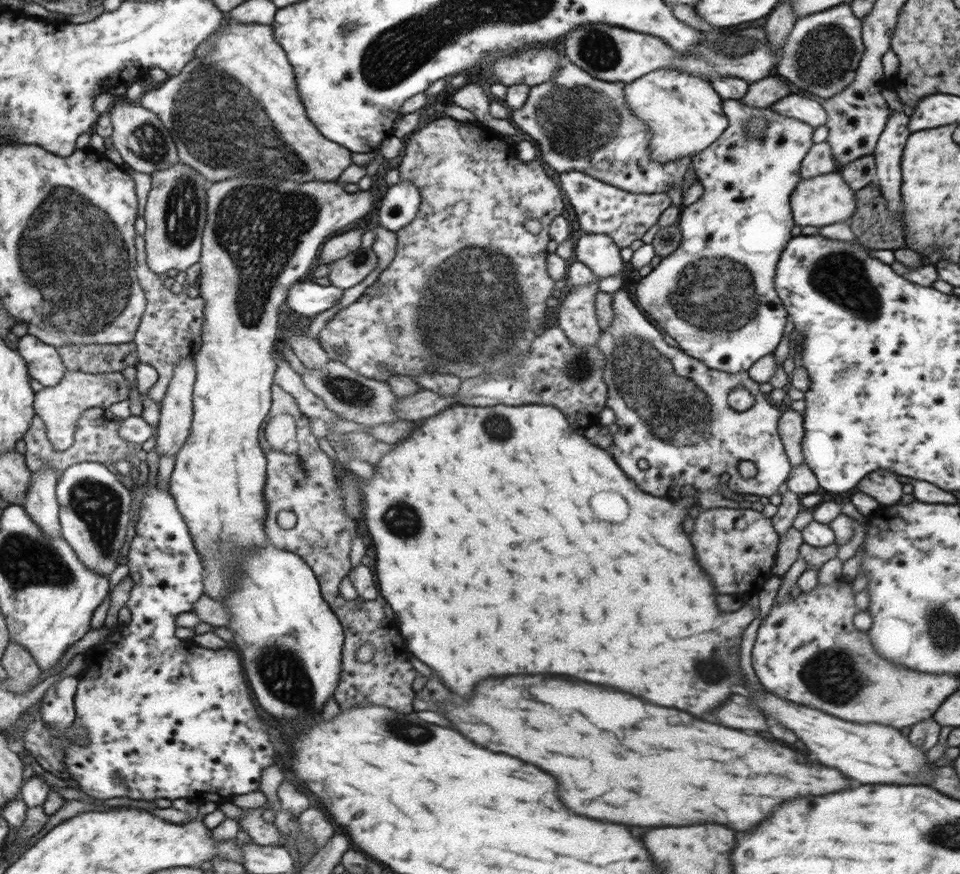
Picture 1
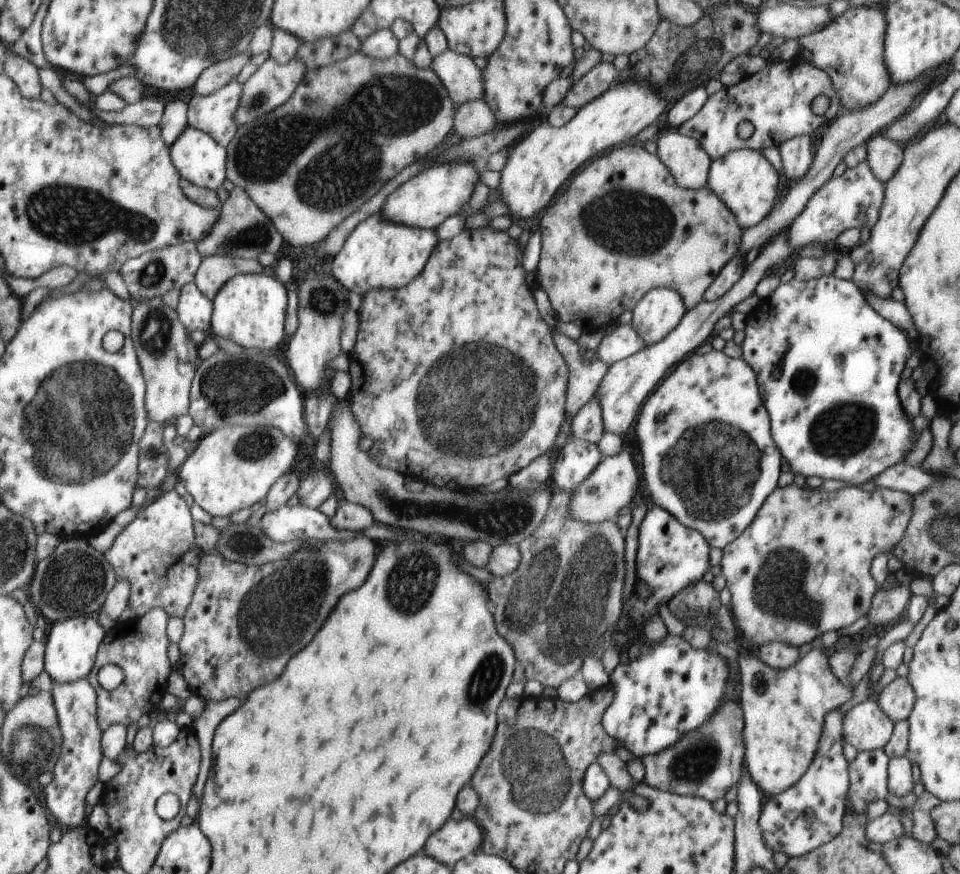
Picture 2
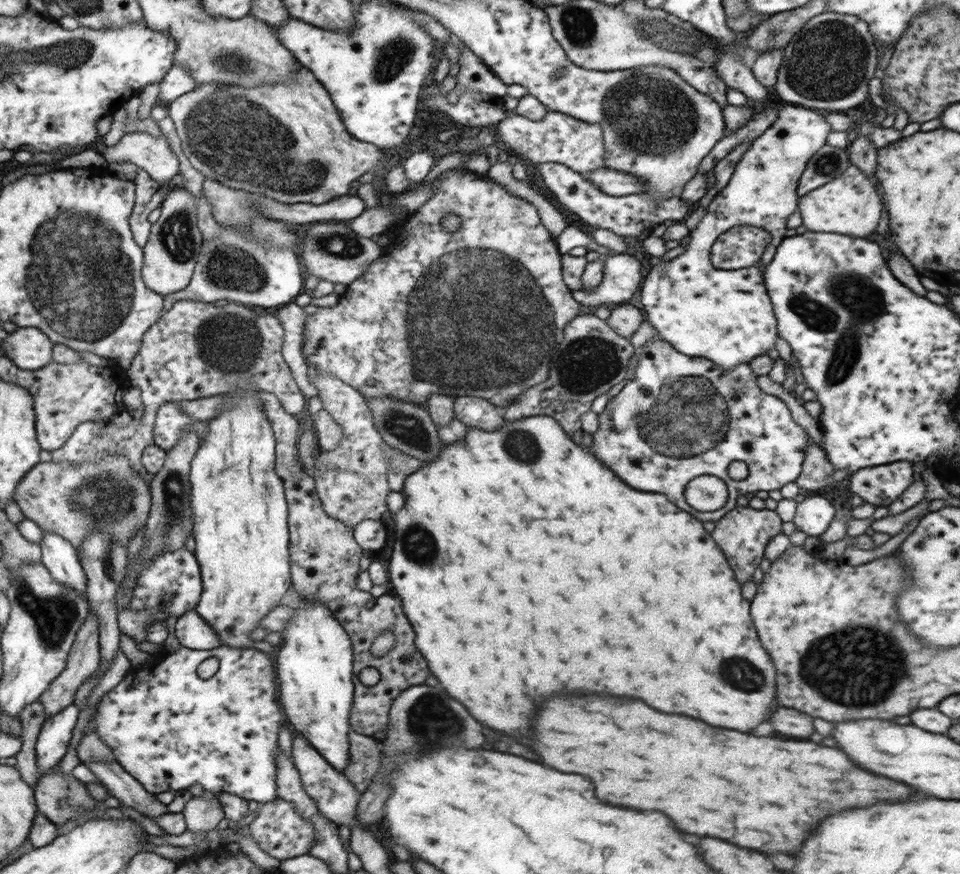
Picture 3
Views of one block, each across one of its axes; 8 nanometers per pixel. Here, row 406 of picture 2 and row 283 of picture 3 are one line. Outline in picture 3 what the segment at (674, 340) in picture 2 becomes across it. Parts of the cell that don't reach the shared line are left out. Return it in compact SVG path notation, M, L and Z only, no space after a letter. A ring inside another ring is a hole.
M628 253L603 255L603 279L598 288L574 291L572 296L580 305L593 311L607 306L610 309L625 305L638 292L642 284L642 265Z

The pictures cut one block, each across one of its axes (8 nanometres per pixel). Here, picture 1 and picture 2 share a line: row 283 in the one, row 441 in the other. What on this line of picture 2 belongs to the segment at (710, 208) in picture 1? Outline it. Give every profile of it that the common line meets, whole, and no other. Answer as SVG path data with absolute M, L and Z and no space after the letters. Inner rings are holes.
M716 349L702 355L694 351L692 356L684 358L682 362L679 362L660 381L654 393L648 396L646 402L642 405L642 412L640 412L635 430L640 451L642 452L642 474L644 474L644 481L647 484L647 491L652 501L656 506L662 508L662 510L670 512L686 528L692 528L692 530L700 532L712 548L723 549L727 544L736 540L752 524L760 507L763 506L768 496L778 487L778 478L780 478L780 474L782 473L780 466L783 456L771 435L770 417L764 406L762 396L760 396L759 380L756 378L754 370L750 368L750 365L743 357L731 358L724 352Z

